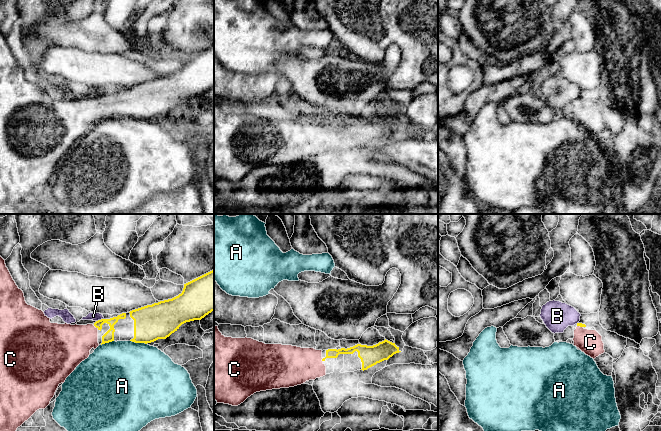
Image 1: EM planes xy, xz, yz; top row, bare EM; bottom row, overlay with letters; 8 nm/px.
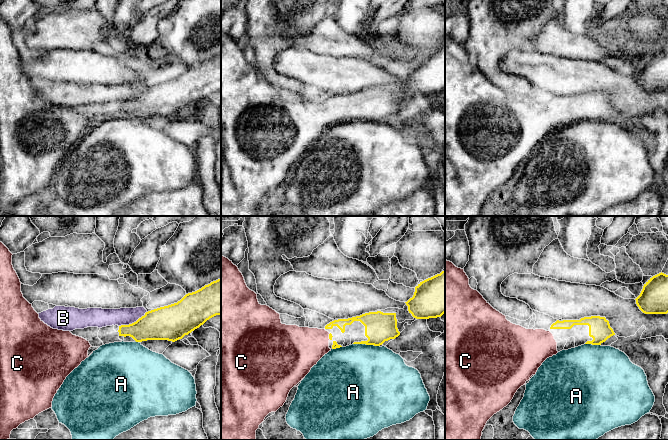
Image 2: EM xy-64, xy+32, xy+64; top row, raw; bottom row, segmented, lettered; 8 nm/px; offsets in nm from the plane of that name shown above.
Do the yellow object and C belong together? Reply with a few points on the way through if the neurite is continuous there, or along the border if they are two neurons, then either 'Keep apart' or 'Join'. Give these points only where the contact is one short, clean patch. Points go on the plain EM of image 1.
Path across: xy (108, 113), (107, 97), (96, 103), (85, 113), (70, 120). Join

